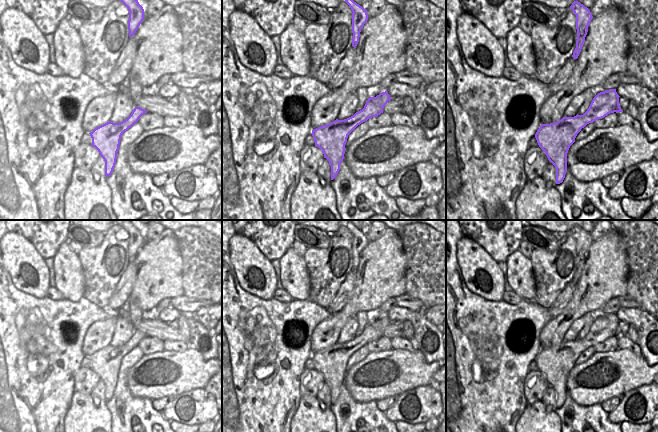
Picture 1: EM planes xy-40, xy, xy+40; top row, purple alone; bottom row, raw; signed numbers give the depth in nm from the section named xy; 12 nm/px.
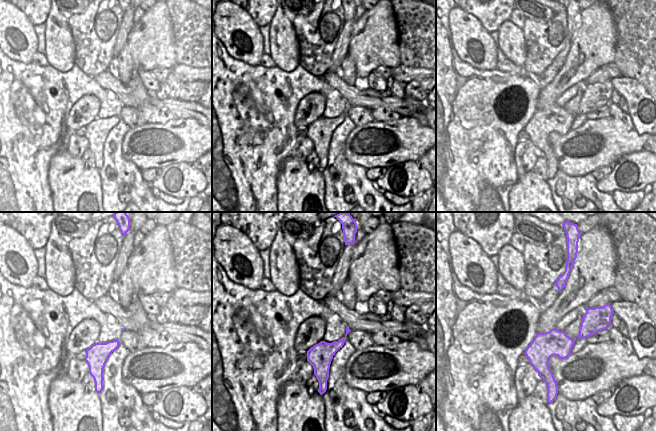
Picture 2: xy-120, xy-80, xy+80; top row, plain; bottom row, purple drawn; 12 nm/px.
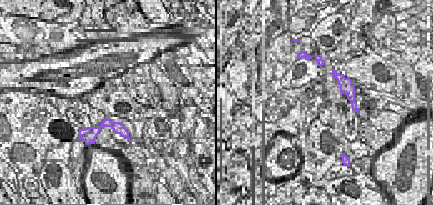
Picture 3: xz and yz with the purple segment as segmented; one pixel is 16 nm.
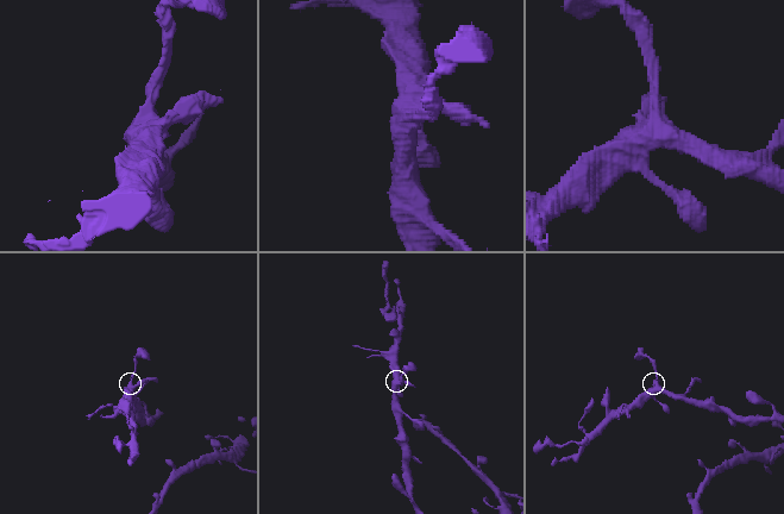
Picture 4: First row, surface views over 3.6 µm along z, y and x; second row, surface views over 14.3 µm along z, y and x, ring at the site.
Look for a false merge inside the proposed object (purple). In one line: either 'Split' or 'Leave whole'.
Leave whole

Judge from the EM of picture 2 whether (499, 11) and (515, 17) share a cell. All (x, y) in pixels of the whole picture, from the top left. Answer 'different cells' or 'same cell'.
different cells

